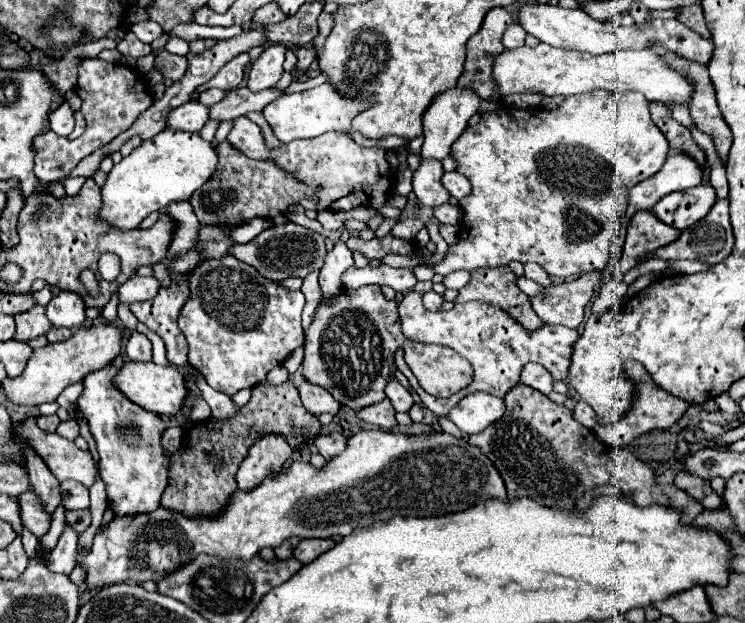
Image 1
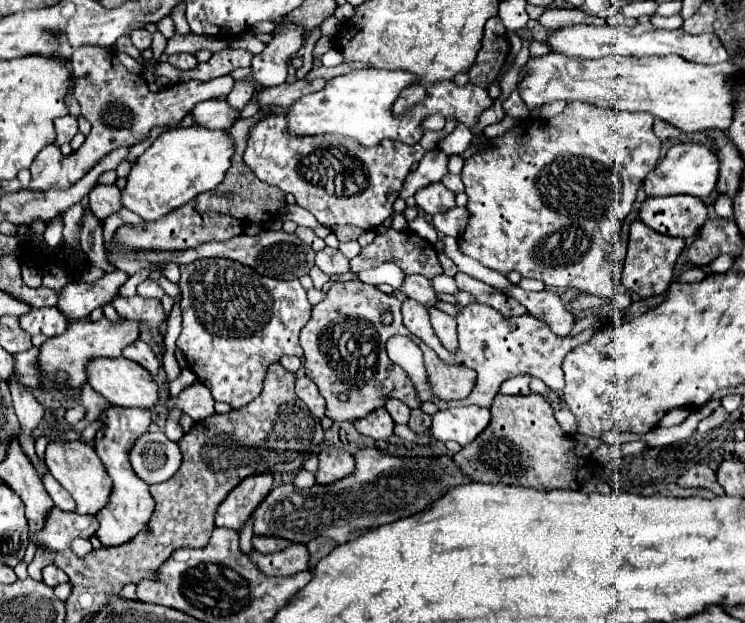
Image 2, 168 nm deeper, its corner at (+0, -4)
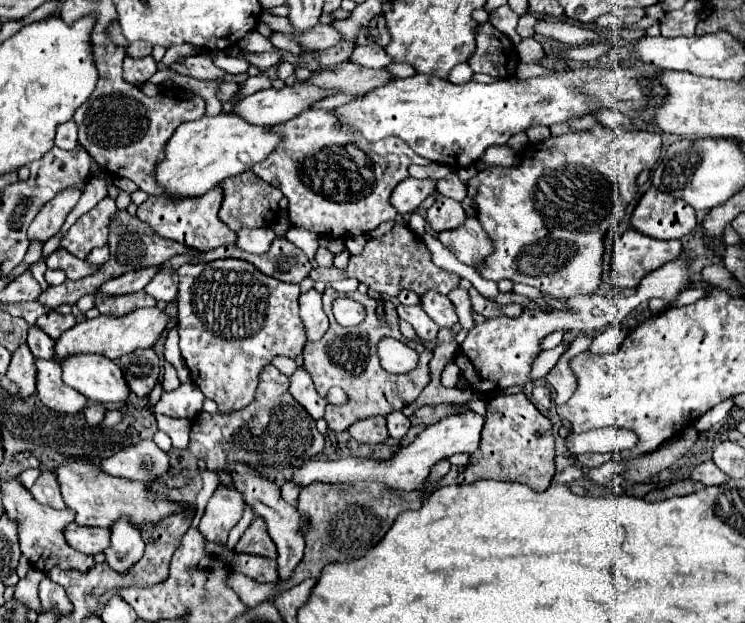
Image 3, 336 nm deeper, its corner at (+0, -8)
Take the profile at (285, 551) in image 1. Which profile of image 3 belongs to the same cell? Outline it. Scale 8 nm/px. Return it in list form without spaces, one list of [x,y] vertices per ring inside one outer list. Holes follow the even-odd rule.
[[[262,518],[252,520],[252,524],[246,528],[246,532],[242,534],[234,550],[244,552],[244,554],[276,558],[274,542],[270,540],[270,536],[266,536],[266,524],[262,524]]]

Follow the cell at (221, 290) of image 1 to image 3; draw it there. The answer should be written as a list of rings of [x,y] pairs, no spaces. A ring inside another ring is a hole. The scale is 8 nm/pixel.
[[[238,258],[198,262],[180,266],[180,292],[178,292],[178,334],[180,352],[190,370],[192,382],[202,394],[218,404],[222,412],[245,408],[254,400],[260,370],[274,356],[296,358],[306,344],[304,324],[298,314],[298,284],[286,284],[264,276],[250,262]]]

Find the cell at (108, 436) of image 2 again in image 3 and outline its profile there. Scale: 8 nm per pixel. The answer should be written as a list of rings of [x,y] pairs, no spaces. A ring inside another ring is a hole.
[[[120,520],[112,528],[112,544],[106,550],[106,564],[118,572],[124,574],[130,566],[134,566],[144,554],[144,540],[140,532],[134,532],[126,520]]]

